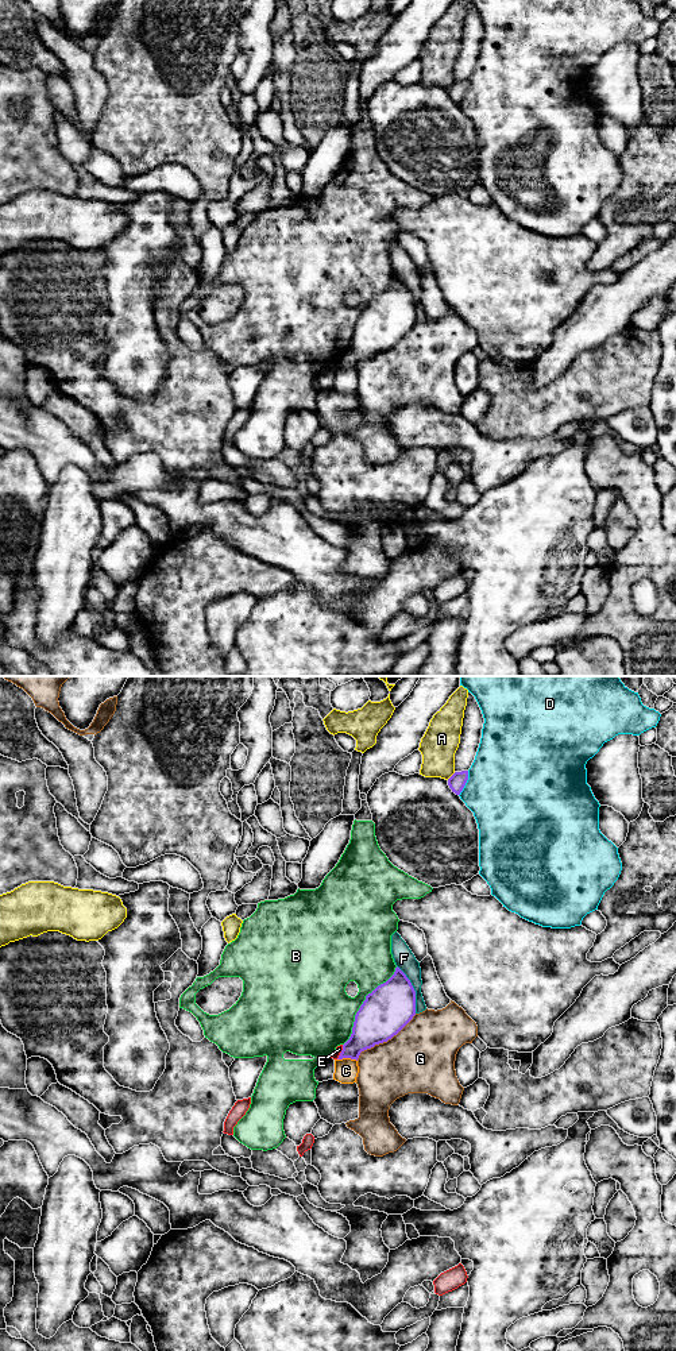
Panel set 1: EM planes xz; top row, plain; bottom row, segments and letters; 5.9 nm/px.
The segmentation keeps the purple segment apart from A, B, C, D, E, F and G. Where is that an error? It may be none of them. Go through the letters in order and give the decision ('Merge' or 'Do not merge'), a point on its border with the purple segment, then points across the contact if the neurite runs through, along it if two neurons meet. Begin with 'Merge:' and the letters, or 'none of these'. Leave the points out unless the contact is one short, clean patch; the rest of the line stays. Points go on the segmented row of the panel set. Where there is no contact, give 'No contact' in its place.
Merge: none of these
A: Do not merge. Touches purple at xz (452, 775)
B: Do not merge. Touches purple at xz (362, 1004)
C: Do not merge. Touches purple at xz (347, 1057)
D: Do not merge. Touches purple at xz (466, 782)
E: Do not merge. Touches purple at xz (342, 1052). Boundary: xz (343, 1045), (336, 1058)
F: Do not merge. Touches purple at xz (413, 989)
G: Do not merge. Touches purple at xz (385, 1041)

